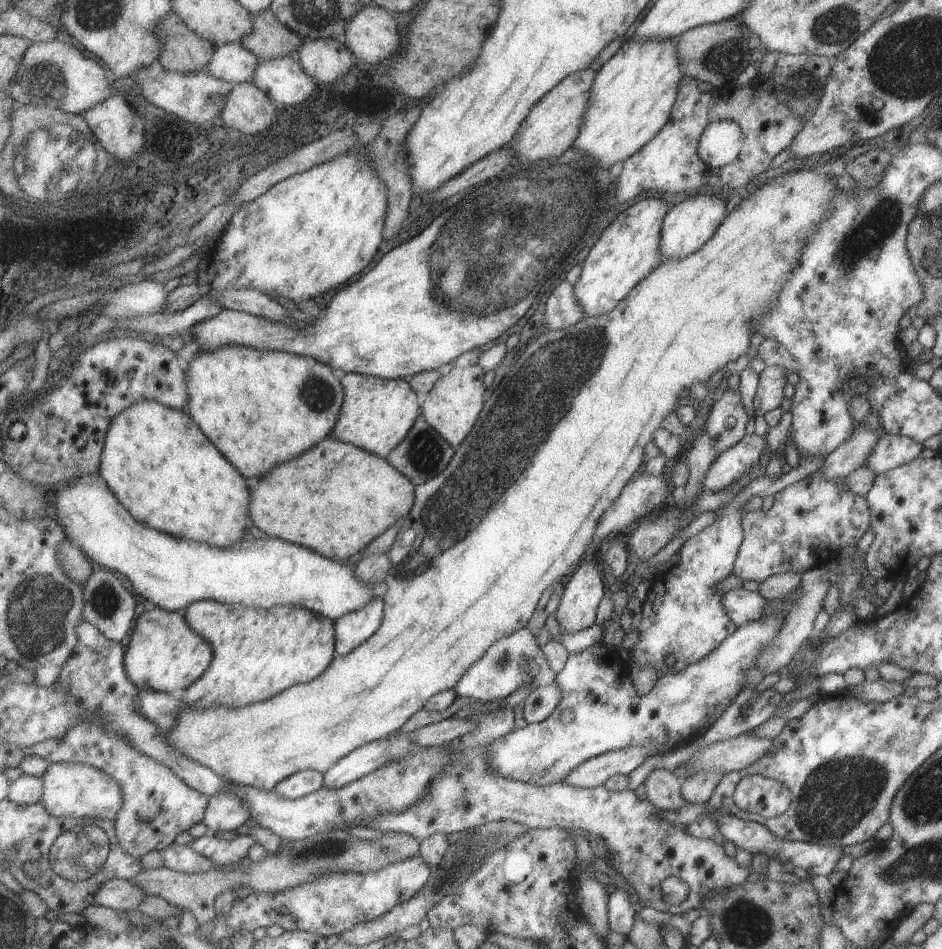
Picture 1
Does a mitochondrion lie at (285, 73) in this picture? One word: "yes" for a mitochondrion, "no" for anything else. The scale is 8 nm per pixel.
no

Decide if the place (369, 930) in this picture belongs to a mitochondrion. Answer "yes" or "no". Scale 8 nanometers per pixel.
no

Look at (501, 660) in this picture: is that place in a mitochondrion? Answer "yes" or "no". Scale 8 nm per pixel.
yes

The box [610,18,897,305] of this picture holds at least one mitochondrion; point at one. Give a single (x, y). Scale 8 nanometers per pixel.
(725, 59)

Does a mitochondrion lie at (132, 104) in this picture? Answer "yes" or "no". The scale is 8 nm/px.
no

